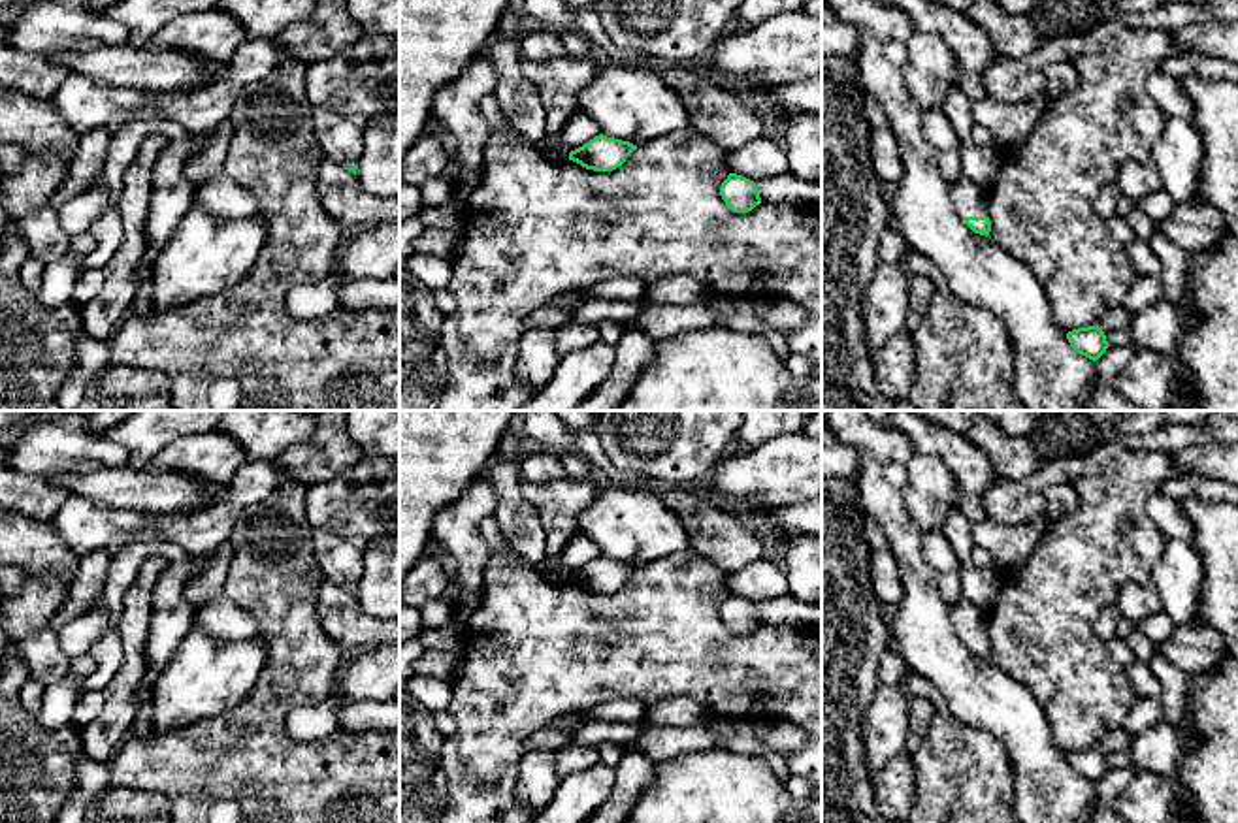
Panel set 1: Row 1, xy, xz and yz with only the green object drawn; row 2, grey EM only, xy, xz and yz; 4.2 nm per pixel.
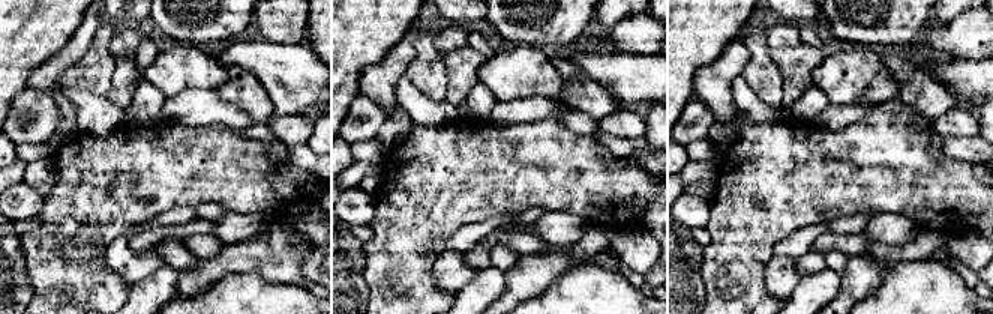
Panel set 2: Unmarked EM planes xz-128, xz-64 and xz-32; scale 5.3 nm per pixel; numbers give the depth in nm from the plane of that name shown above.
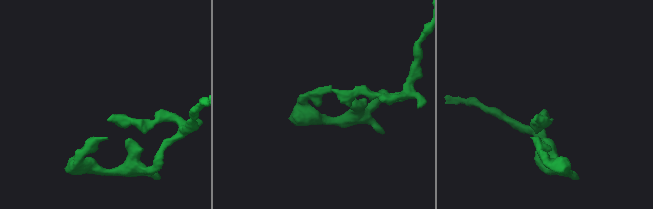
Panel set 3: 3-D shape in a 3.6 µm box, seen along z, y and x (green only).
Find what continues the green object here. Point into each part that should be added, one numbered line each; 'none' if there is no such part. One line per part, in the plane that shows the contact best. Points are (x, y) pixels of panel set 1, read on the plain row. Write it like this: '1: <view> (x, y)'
1: yz (969, 622)

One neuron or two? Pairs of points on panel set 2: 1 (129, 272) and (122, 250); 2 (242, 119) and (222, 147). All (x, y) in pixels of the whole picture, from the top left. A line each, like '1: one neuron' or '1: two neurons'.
1: one neuron
2: two neurons

